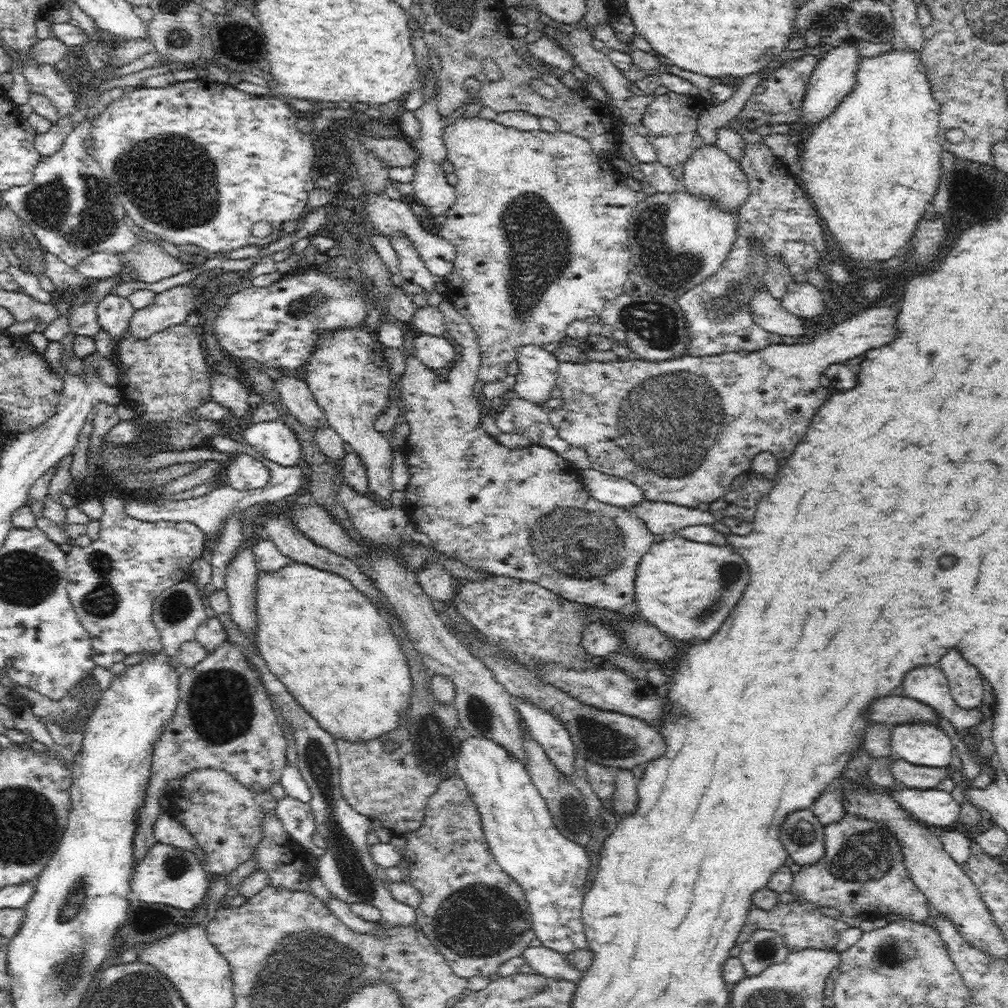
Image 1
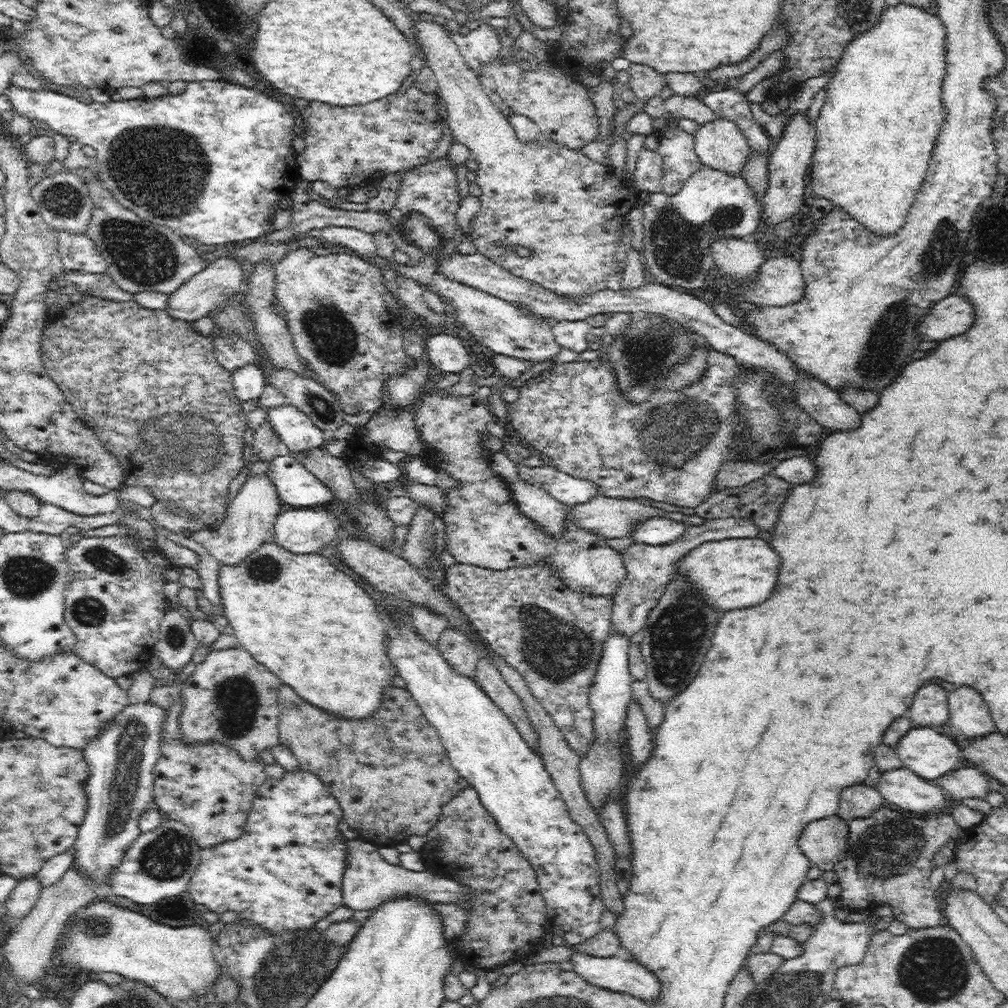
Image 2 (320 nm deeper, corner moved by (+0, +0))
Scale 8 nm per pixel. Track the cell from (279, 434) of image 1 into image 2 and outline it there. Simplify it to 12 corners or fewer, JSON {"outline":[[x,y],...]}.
{"outline":[[296,406],[269,409],[280,442],[296,454],[327,435]]}

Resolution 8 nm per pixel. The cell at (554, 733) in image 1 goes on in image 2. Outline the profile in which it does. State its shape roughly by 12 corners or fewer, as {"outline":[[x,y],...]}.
{"outline":[[618,801],[596,810],[615,853],[632,858],[630,834]]}

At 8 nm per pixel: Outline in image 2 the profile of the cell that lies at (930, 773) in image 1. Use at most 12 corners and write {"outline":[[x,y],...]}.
{"outline":[[977,767],[952,770],[936,781],[953,798],[986,798],[988,776]]}

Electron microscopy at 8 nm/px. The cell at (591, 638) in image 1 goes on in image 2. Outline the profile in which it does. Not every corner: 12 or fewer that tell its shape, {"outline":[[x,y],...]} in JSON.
{"outline":[[752,519],[686,525],[674,542],[622,551],[628,576],[613,596],[612,633],[642,632],[696,546],[754,538]]}

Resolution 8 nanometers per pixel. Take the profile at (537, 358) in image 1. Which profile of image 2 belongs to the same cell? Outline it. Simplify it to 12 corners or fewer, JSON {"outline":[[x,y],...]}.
{"outline":[[440,271],[449,300],[479,347],[538,363],[561,351],[546,319]]}

